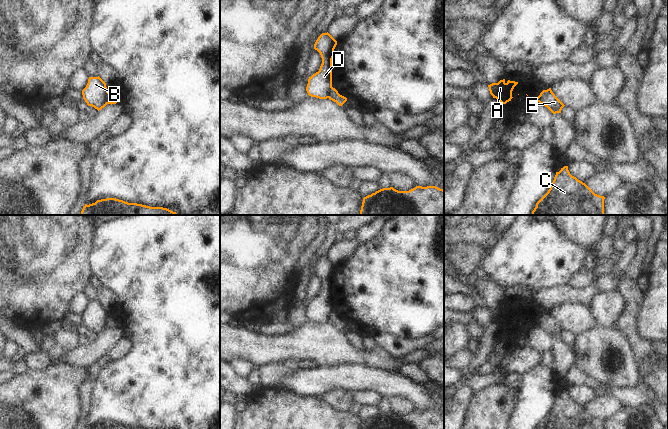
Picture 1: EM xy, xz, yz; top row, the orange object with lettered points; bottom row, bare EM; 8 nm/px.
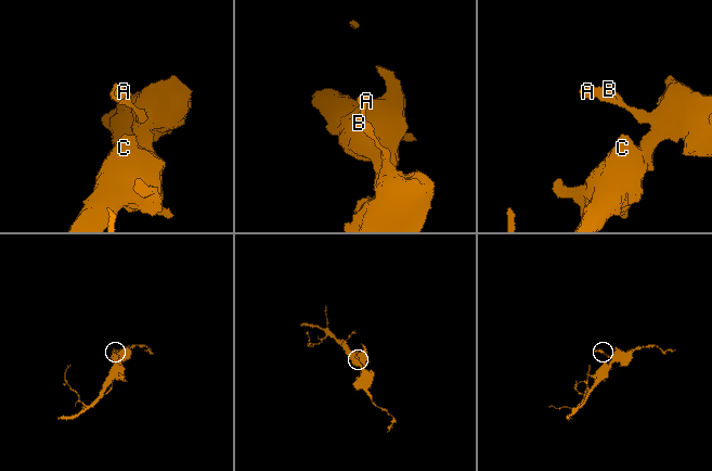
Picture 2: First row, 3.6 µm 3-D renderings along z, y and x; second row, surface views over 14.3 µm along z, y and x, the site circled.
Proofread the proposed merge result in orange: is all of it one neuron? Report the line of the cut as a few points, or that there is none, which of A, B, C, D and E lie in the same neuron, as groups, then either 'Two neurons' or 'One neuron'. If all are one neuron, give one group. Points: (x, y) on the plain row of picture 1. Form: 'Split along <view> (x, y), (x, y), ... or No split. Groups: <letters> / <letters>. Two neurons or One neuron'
Split along xy (107, 315), (106, 327). Groups: A B D / C E. Two neurons.

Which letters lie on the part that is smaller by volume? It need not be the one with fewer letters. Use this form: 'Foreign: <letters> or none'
Foreign: A, B, D

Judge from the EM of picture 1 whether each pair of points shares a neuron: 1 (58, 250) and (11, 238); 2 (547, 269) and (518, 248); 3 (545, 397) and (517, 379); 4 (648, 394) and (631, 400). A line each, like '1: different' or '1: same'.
1: same
2: same
3: different
4: same

